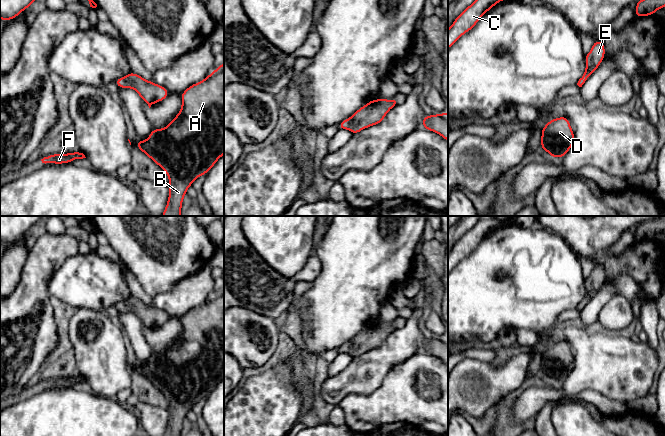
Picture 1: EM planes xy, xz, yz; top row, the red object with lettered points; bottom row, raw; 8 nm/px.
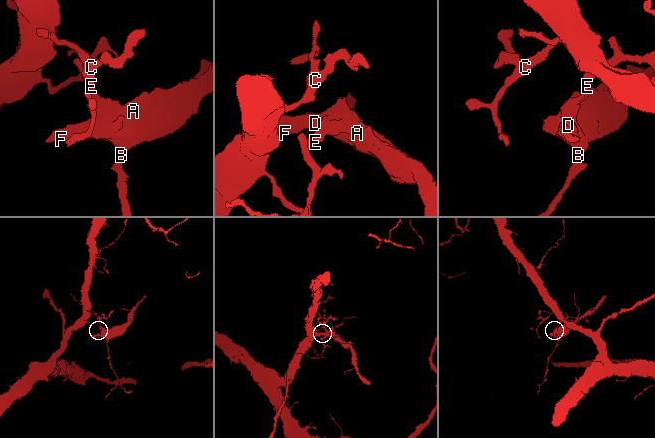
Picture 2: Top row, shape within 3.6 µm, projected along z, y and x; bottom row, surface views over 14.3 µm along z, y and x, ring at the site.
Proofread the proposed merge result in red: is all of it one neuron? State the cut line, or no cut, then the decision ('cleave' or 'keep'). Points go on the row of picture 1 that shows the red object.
no cut | keep

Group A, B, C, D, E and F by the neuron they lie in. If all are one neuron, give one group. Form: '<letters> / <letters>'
A B C D E F

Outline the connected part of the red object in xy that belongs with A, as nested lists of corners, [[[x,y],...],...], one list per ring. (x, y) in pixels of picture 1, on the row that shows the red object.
[[[224,63],[204,80],[192,84],[182,94],[182,108],[166,128],[152,129],[146,141],[137,139],[137,147],[145,152],[169,176],[169,197],[162,216],[181,216],[182,200],[193,181],[207,174],[224,154]]]

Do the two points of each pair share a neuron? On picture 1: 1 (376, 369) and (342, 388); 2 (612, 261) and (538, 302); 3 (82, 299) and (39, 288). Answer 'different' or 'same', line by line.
1: same
2: different
3: different

